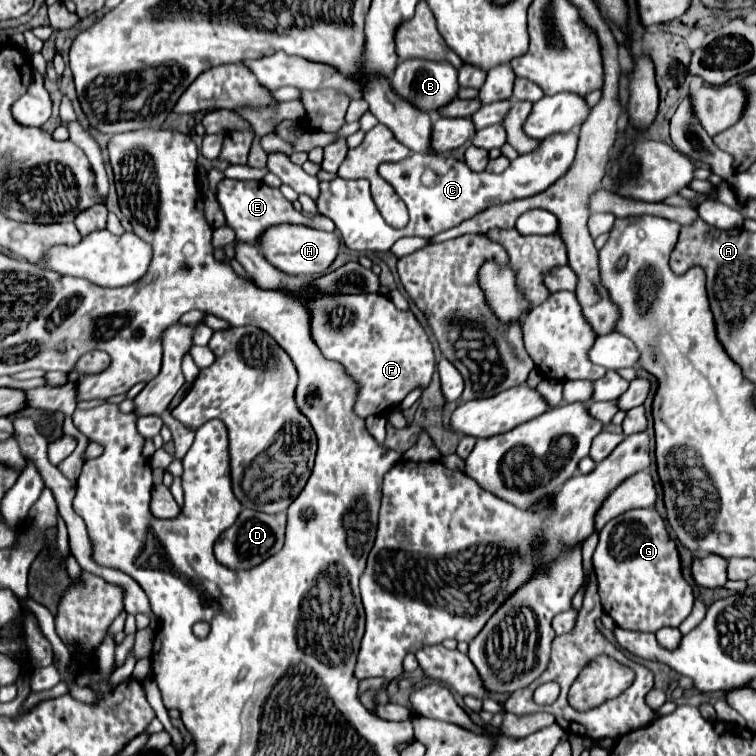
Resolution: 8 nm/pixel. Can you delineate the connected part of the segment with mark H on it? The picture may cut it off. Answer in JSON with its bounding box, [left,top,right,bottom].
[258,224,340,276]

